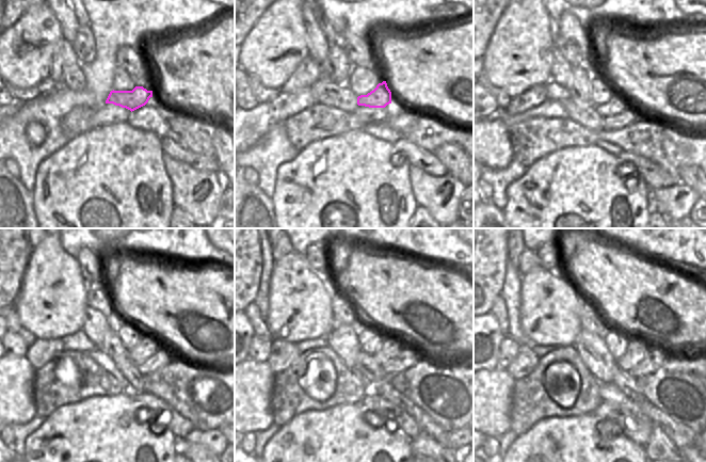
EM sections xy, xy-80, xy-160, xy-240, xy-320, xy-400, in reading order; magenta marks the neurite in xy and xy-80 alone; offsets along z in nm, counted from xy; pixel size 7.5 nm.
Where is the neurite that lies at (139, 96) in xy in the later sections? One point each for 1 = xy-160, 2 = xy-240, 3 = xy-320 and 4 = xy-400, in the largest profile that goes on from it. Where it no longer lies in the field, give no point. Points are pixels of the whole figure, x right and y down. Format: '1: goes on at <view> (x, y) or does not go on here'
1: goes on at xy-160 (616, 105)
2: goes on at xy-240 (146, 346)
3: goes on at xy-320 (390, 347)
4: goes on at xy-400 (637, 348)

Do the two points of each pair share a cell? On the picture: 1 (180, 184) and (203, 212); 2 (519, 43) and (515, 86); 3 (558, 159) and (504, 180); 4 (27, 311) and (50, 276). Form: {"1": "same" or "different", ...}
{"1": "same", "2": "same", "3": "different", "4": "same"}

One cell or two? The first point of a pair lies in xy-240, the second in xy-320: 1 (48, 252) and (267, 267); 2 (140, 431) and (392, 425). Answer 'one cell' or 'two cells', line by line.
1: two cells
2: two cells

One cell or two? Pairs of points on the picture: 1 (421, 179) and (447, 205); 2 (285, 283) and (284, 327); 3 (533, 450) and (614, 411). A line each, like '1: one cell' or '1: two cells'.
1: one cell
2: one cell
3: two cells

